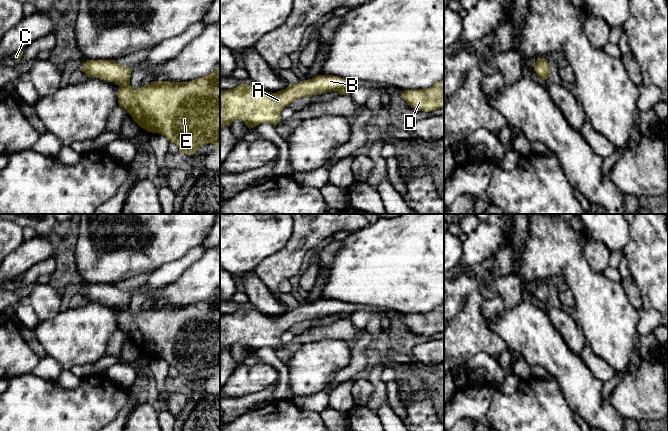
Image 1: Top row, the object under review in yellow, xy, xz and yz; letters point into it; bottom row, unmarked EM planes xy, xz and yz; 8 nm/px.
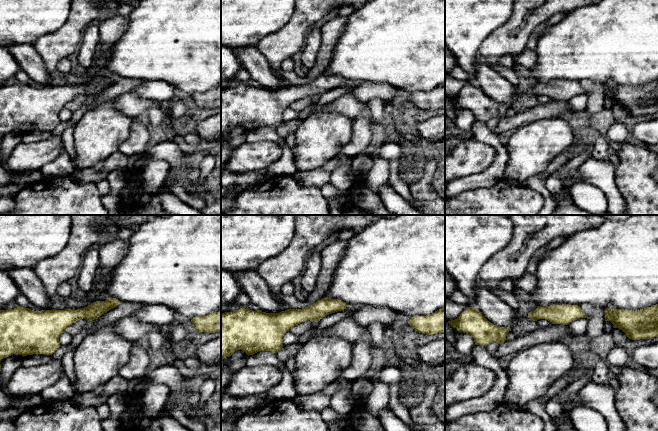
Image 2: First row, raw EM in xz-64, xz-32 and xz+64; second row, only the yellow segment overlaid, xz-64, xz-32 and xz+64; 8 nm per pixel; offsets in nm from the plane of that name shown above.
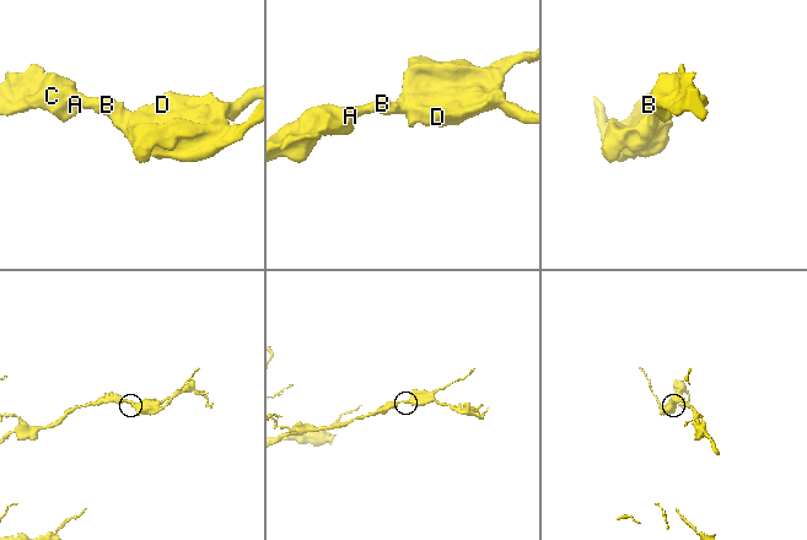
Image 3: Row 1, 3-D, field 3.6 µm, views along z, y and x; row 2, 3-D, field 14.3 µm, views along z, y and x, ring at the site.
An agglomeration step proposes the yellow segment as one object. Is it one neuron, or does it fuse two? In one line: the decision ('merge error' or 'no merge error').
no merge error

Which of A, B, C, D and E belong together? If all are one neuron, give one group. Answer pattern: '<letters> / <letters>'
A B C D E

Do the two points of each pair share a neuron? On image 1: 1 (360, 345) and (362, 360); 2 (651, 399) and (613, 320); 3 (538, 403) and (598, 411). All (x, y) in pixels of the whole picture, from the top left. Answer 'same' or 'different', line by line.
1: same
2: different
3: different

